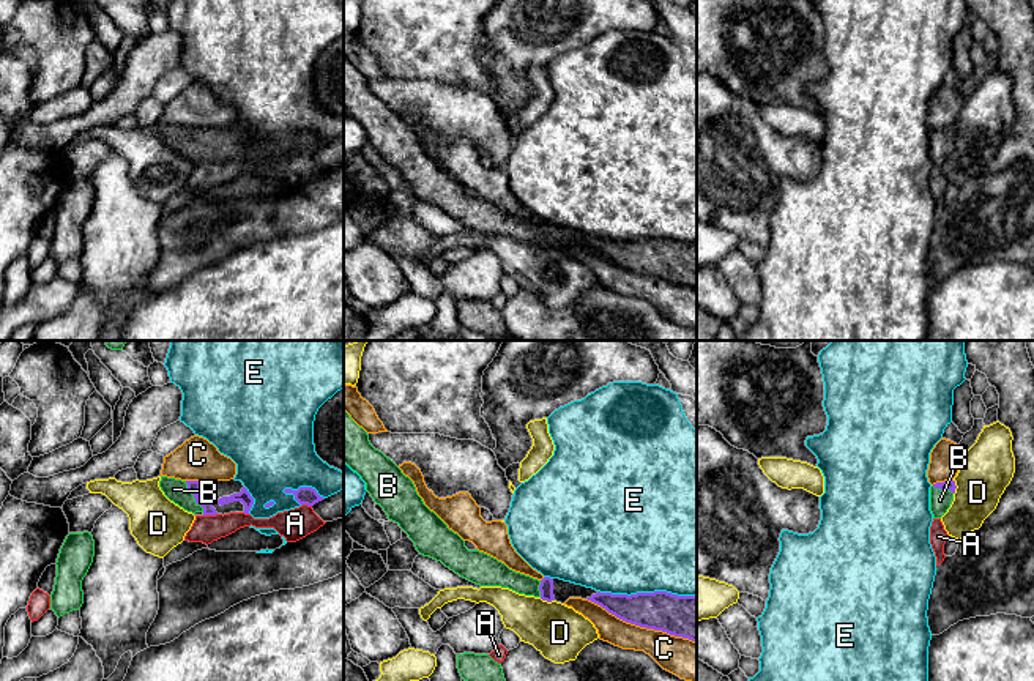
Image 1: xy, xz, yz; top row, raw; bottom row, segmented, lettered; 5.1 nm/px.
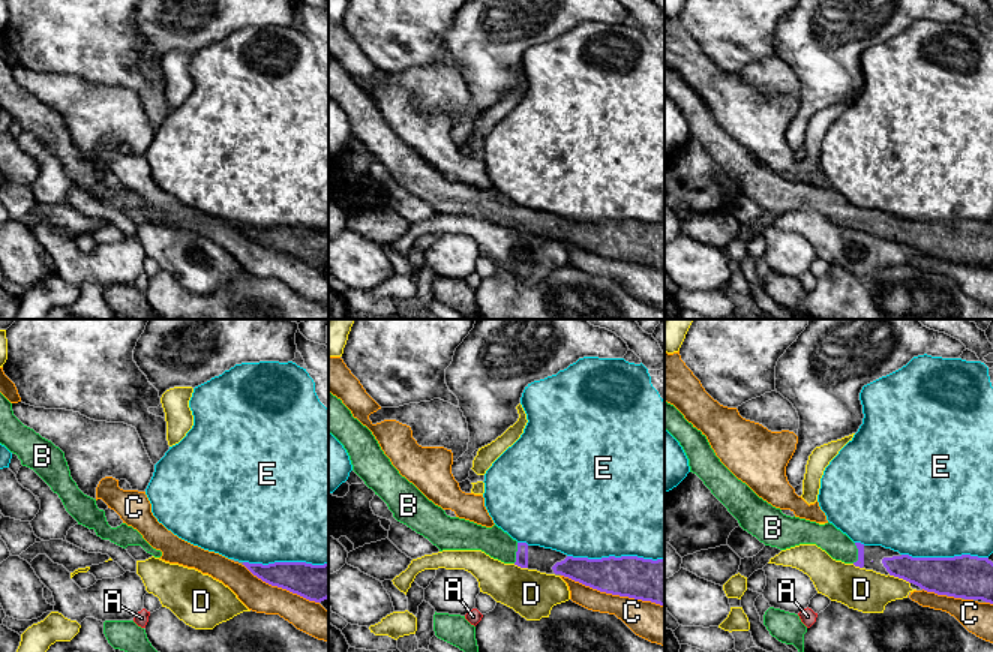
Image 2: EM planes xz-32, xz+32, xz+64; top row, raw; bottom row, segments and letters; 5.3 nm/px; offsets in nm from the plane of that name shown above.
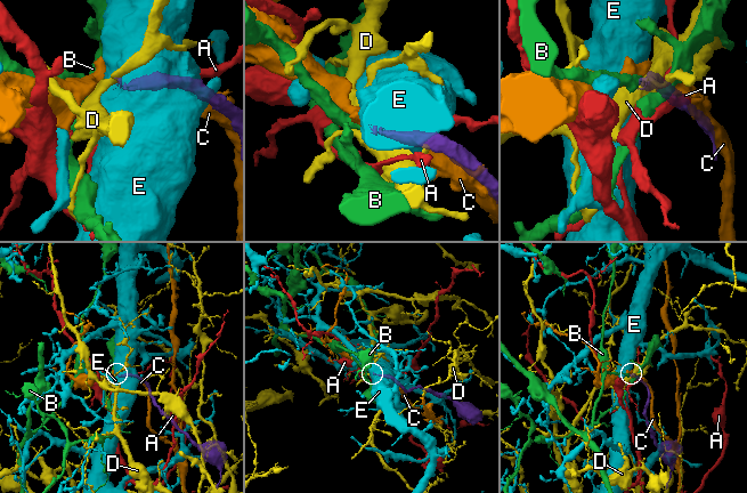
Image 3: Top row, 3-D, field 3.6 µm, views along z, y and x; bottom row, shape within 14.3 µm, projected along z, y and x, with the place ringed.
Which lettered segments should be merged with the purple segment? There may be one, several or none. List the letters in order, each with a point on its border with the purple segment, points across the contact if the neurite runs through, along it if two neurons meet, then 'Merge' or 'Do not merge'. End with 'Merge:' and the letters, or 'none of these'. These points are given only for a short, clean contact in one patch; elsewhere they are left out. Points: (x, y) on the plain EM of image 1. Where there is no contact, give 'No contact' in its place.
A: Touches purple at xy (210, 161). Do not merge
B: Touches purple at xy (194, 144). Path across: xy (193, 133), (194, 144), (174, 136). Merge
C: Touches purple at xz (642, 273). Do not merge
D: Touches purple at yz (955, 134). Boundary: yz (954, 126), (954, 141). Do not merge
E: Touches purple at xz (648, 240). Do not merge
Merge: B

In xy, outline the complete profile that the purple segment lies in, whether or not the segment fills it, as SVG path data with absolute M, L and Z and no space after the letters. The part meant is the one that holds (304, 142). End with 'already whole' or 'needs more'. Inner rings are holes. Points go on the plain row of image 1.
M299 134L298 137L292 137L292 136L285 136L284 137L285 140L293 140L295 142L295 147L303 153L303 151L307 151L307 153L314 153L315 150L325 147L323 143L320 143L317 140L315 136L312 134Z; already whole

